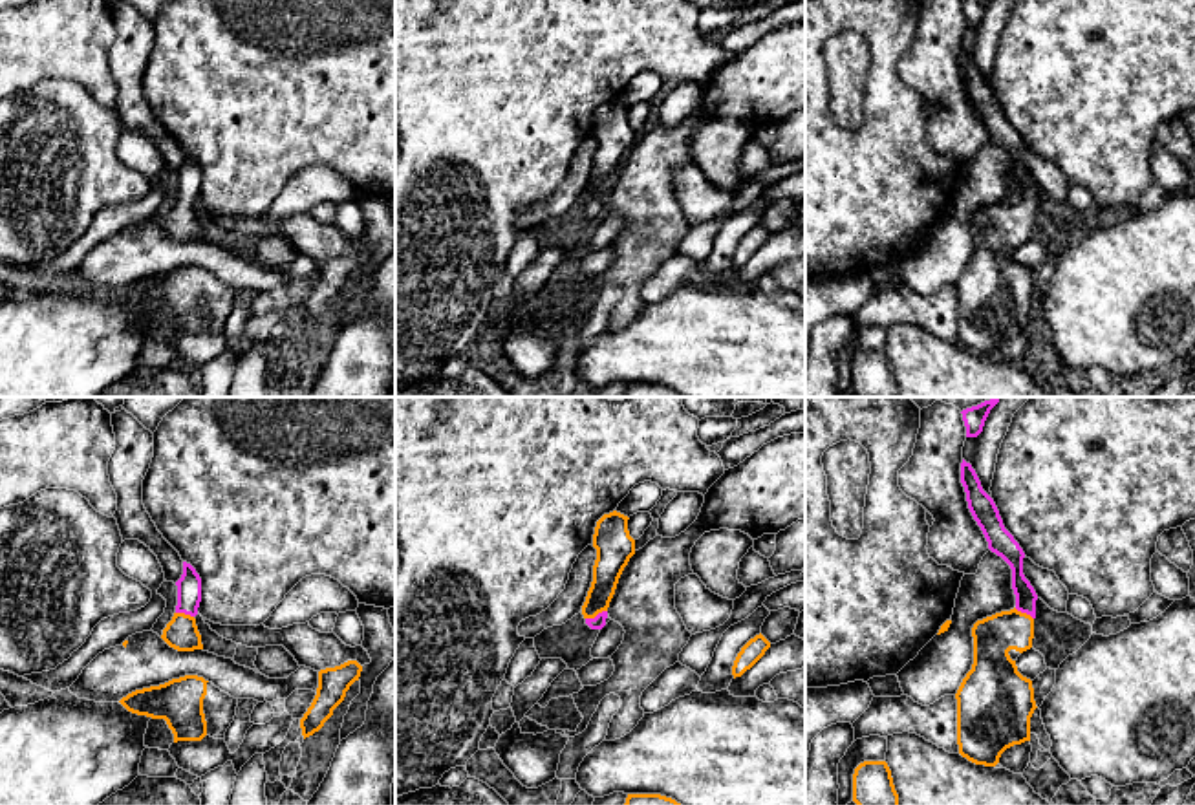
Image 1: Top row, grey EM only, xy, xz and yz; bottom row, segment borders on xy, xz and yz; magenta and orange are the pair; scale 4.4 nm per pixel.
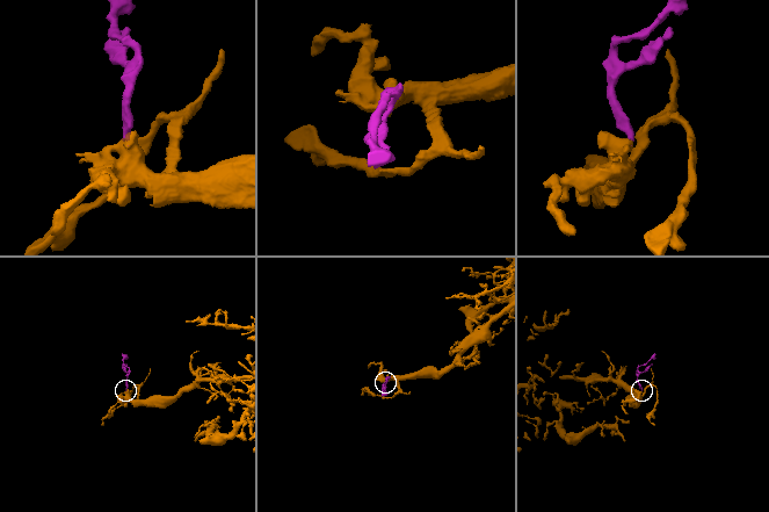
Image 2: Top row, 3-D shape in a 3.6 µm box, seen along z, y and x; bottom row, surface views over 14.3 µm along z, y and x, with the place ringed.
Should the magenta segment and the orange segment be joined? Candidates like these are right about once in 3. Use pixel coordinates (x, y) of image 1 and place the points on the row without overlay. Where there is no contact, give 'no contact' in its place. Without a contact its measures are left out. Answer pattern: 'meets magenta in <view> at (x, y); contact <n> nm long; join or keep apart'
meets magenta in xz at (597, 205); contact 100 nm long; join

